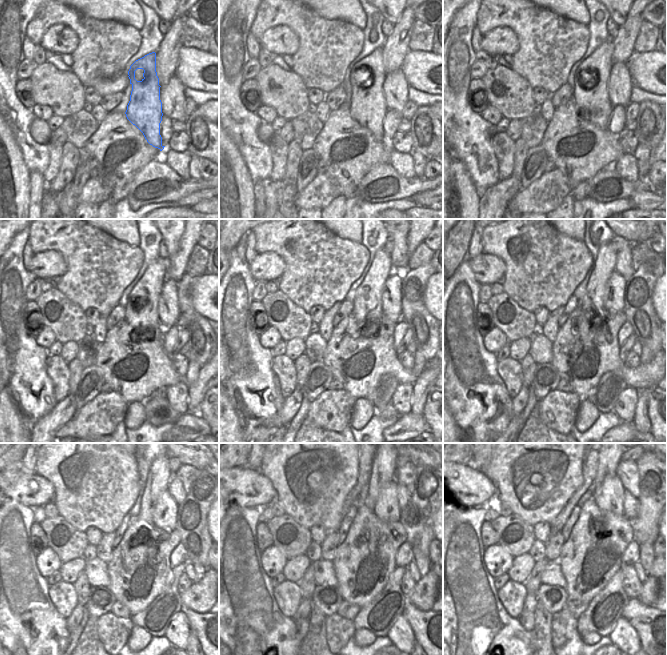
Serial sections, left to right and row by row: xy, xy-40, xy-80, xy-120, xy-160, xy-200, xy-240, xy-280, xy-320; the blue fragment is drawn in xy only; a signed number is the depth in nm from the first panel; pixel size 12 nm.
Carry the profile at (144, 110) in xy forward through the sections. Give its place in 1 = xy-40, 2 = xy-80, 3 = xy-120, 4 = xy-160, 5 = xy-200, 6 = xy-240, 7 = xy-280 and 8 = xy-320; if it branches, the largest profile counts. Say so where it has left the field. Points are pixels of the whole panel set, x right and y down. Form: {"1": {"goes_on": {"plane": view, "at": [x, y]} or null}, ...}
{"1": {"goes_on": {"plane": "xy-40", "at": [368, 107]}}, "2": {"goes_on": {"plane": "xy-80", "at": [590, 86]}}, "3": {"goes_on": {"plane": "xy-120", "at": [141, 313]}}, "4": {"goes_on": {"plane": "xy-160", "at": [367, 302]}}, "5": {"goes_on": {"plane": "xy-200", "at": [605, 263]}}, "6": {"goes_on": {"plane": "xy-240", "at": [159, 474]}}, "7": {"goes_on": {"plane": "xy-280", "at": [383, 466]}}, "8": {"goes_on": {"plane": "xy-320", "at": [607, 463]}}}

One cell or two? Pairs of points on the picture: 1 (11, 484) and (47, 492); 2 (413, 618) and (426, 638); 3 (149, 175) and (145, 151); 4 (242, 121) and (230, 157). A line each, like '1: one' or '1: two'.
1: one
2: one
3: two
4: two

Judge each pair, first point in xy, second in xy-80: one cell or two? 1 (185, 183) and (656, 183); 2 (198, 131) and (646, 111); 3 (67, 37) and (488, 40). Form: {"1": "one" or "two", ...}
{"1": "two", "2": "one", "3": "one"}

